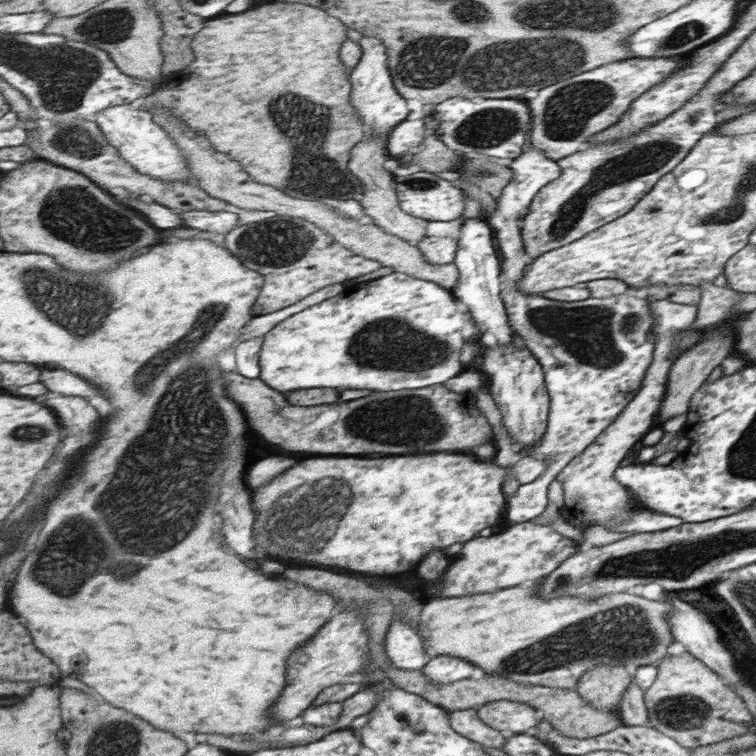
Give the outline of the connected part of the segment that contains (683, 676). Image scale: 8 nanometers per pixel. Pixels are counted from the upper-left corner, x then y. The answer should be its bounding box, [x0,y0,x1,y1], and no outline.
[644,652,754,749]

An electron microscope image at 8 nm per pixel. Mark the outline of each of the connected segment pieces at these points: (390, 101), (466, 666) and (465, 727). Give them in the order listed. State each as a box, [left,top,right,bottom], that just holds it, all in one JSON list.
[[349,35,408,137],[424,656,478,686],[449,707,514,748]]

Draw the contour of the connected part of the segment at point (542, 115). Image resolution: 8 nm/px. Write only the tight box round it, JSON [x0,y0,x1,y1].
[528,57,674,160]

